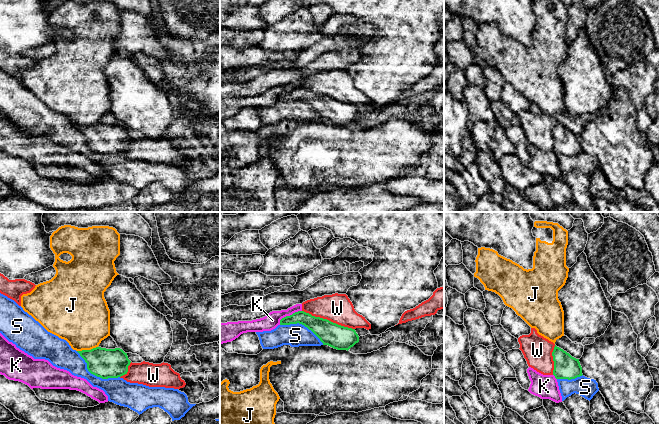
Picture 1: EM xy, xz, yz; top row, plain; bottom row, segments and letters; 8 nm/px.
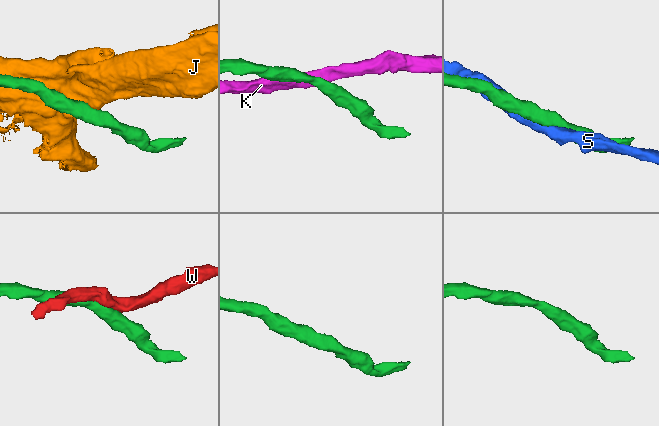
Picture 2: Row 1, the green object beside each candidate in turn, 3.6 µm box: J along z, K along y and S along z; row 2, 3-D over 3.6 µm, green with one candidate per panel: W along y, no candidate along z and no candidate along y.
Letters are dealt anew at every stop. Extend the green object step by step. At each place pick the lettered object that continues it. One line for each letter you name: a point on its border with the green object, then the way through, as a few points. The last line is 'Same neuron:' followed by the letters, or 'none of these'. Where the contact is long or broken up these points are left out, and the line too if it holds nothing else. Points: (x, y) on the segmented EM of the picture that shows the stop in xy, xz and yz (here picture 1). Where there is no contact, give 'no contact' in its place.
Same neuron: none of these

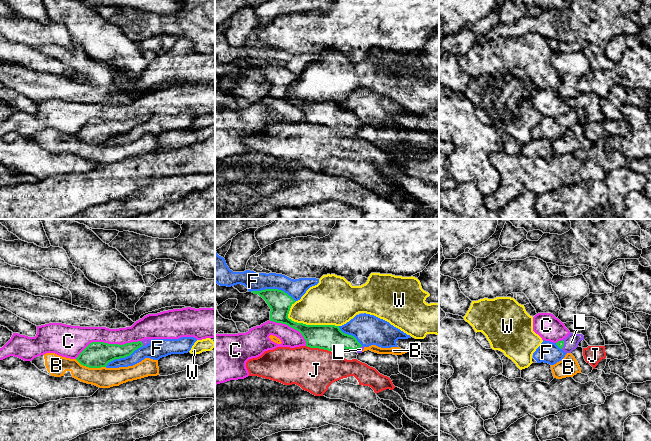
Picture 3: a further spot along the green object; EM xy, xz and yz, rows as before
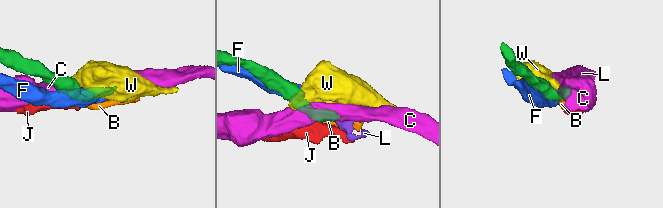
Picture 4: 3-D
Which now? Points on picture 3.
L: meets green in yz at (563, 344); runs through yz (560, 344), (563, 344), (571, 342)
Same neuron: L

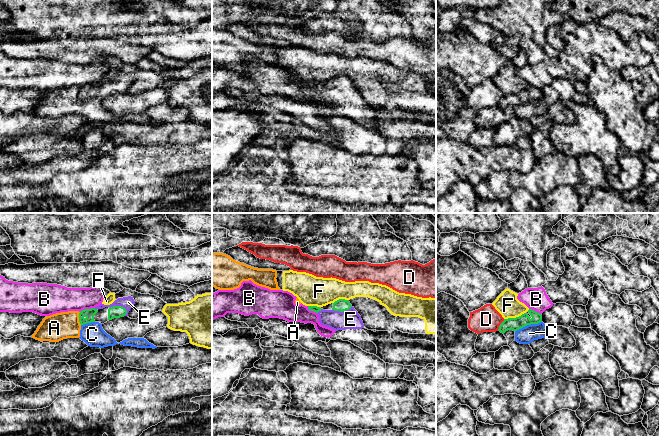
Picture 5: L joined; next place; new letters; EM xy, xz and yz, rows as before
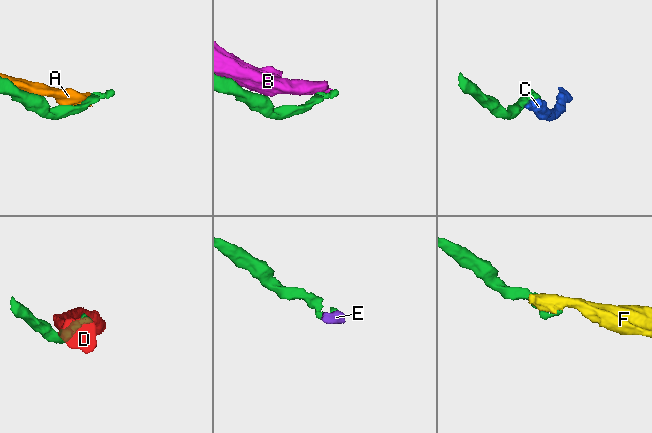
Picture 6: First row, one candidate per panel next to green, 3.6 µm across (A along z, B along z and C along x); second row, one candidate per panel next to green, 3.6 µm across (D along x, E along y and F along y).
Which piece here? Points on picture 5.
E: meets green in xy at (119, 306)
Same neuron: E

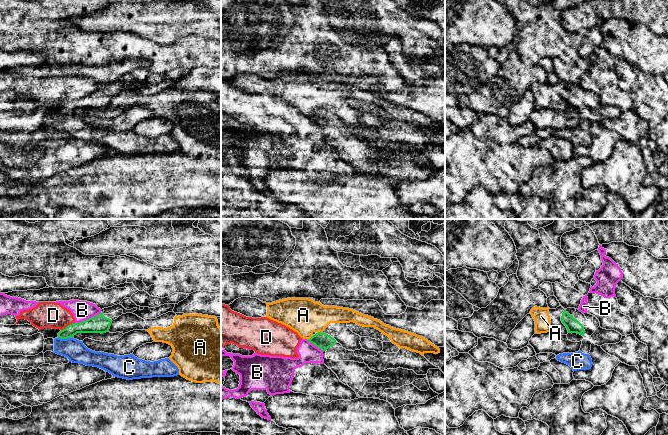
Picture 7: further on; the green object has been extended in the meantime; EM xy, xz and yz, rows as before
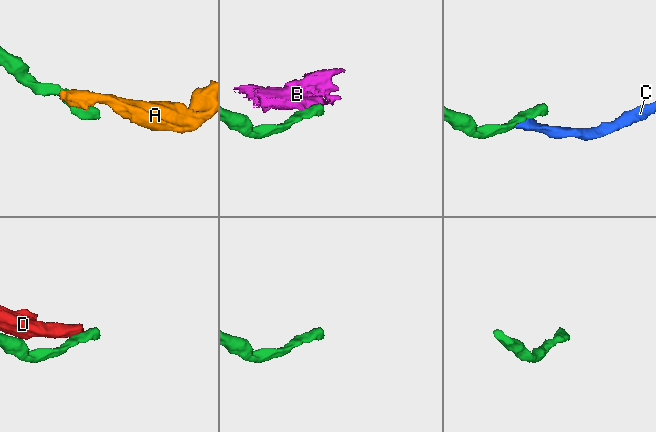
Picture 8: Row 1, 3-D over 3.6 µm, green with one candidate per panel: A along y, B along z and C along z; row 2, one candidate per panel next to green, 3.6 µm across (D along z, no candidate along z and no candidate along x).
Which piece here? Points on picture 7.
Same neuron: none of these

